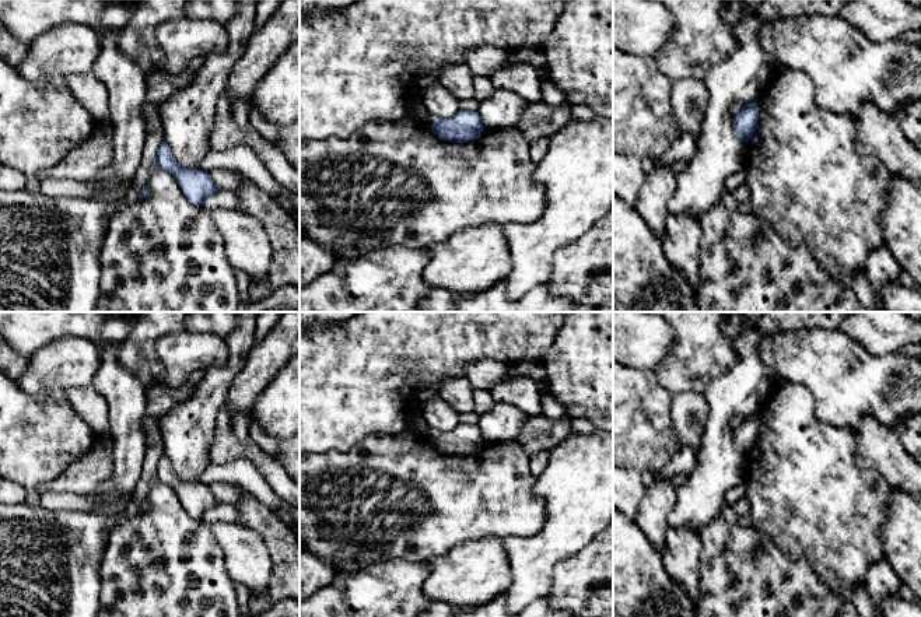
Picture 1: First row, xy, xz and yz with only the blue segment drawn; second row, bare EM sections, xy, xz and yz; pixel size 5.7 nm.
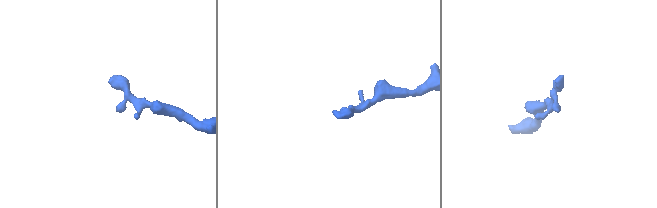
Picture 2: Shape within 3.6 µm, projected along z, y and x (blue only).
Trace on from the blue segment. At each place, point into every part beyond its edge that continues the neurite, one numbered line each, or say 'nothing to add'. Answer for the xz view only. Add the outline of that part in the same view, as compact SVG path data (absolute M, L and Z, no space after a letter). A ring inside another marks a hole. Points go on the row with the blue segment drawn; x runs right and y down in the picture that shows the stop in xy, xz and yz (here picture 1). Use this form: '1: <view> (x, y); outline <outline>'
nothing to add

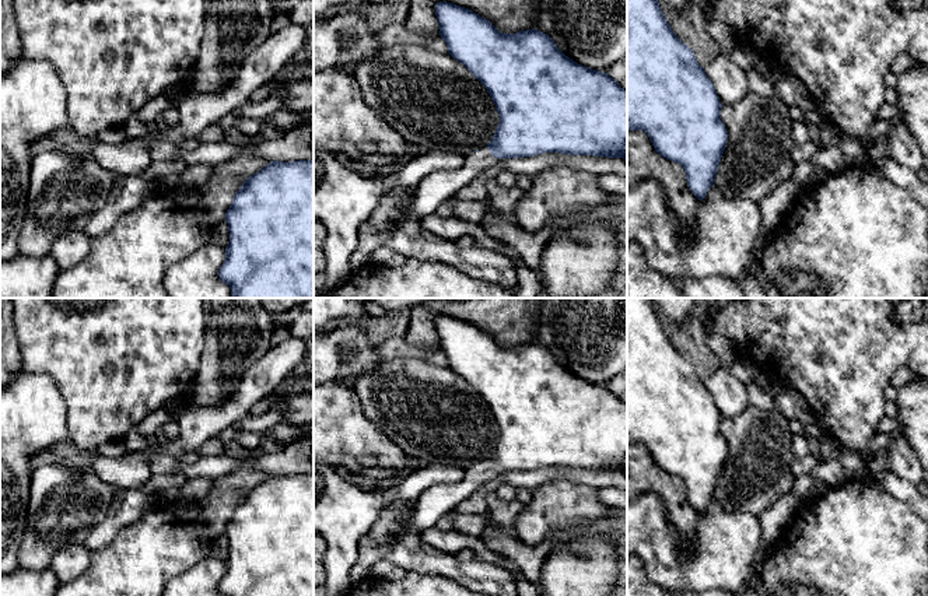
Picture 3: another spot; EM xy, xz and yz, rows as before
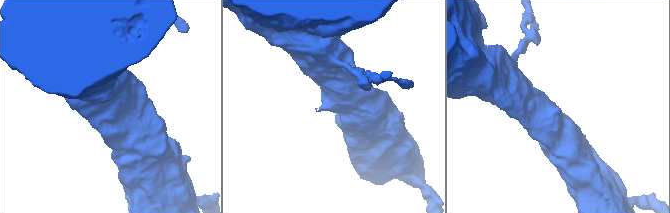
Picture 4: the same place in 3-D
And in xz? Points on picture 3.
1: xz (434, 189); outline M487 147L466 157L461 169L437 171L427 175L416 185L409 213L421 217L434 214L447 200L452 199L462 187L469 185L483 169L498 164Z

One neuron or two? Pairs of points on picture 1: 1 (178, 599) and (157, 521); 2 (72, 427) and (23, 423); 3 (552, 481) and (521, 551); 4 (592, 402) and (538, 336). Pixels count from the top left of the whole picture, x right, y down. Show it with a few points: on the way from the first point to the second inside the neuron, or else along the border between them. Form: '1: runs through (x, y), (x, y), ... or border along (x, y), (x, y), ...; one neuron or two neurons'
1: runs through (168, 579), (168, 558), (164, 554), (164, 540); one neuron
2: runs through (59, 427), (35, 427); one neuron
3: runs through (554, 501), (554, 526), (540, 540); one neuron
4: border along (560, 326), (553, 344), (540, 358); two neurons

